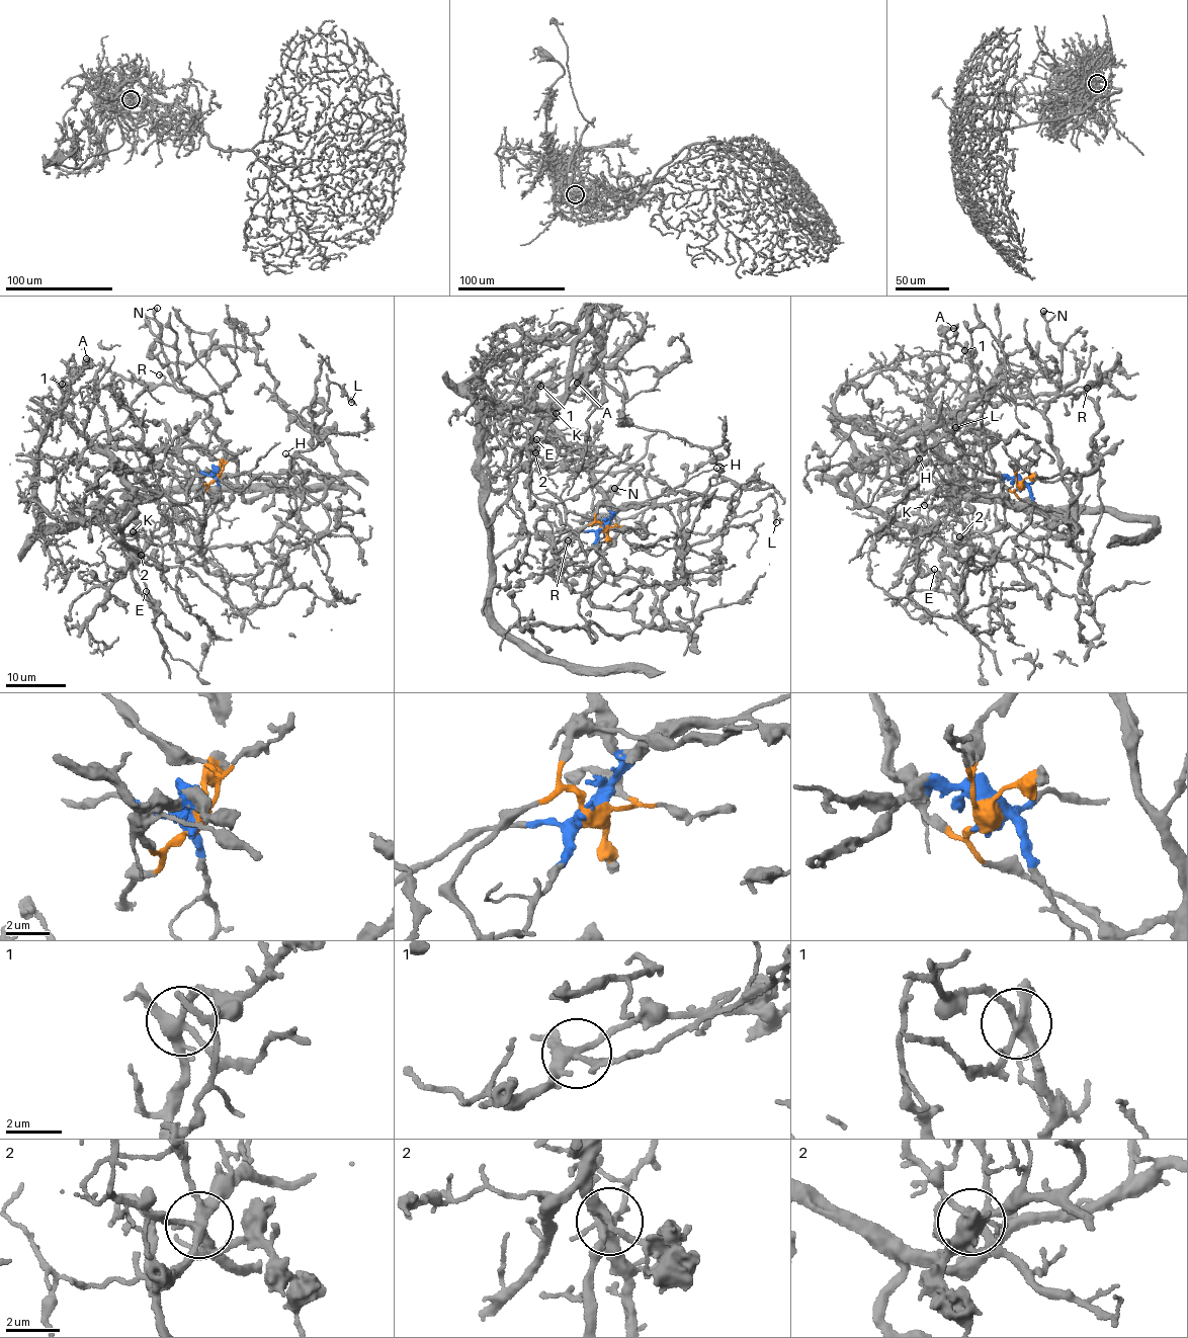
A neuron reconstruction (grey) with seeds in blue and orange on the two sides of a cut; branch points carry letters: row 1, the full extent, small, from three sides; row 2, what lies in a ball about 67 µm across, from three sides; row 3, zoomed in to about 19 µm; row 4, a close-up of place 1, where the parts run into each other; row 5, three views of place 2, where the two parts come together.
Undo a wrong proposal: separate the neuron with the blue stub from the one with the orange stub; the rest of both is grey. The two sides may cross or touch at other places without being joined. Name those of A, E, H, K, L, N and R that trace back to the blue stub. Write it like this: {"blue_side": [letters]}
{"blue_side": ["A", "E", "K"]}

